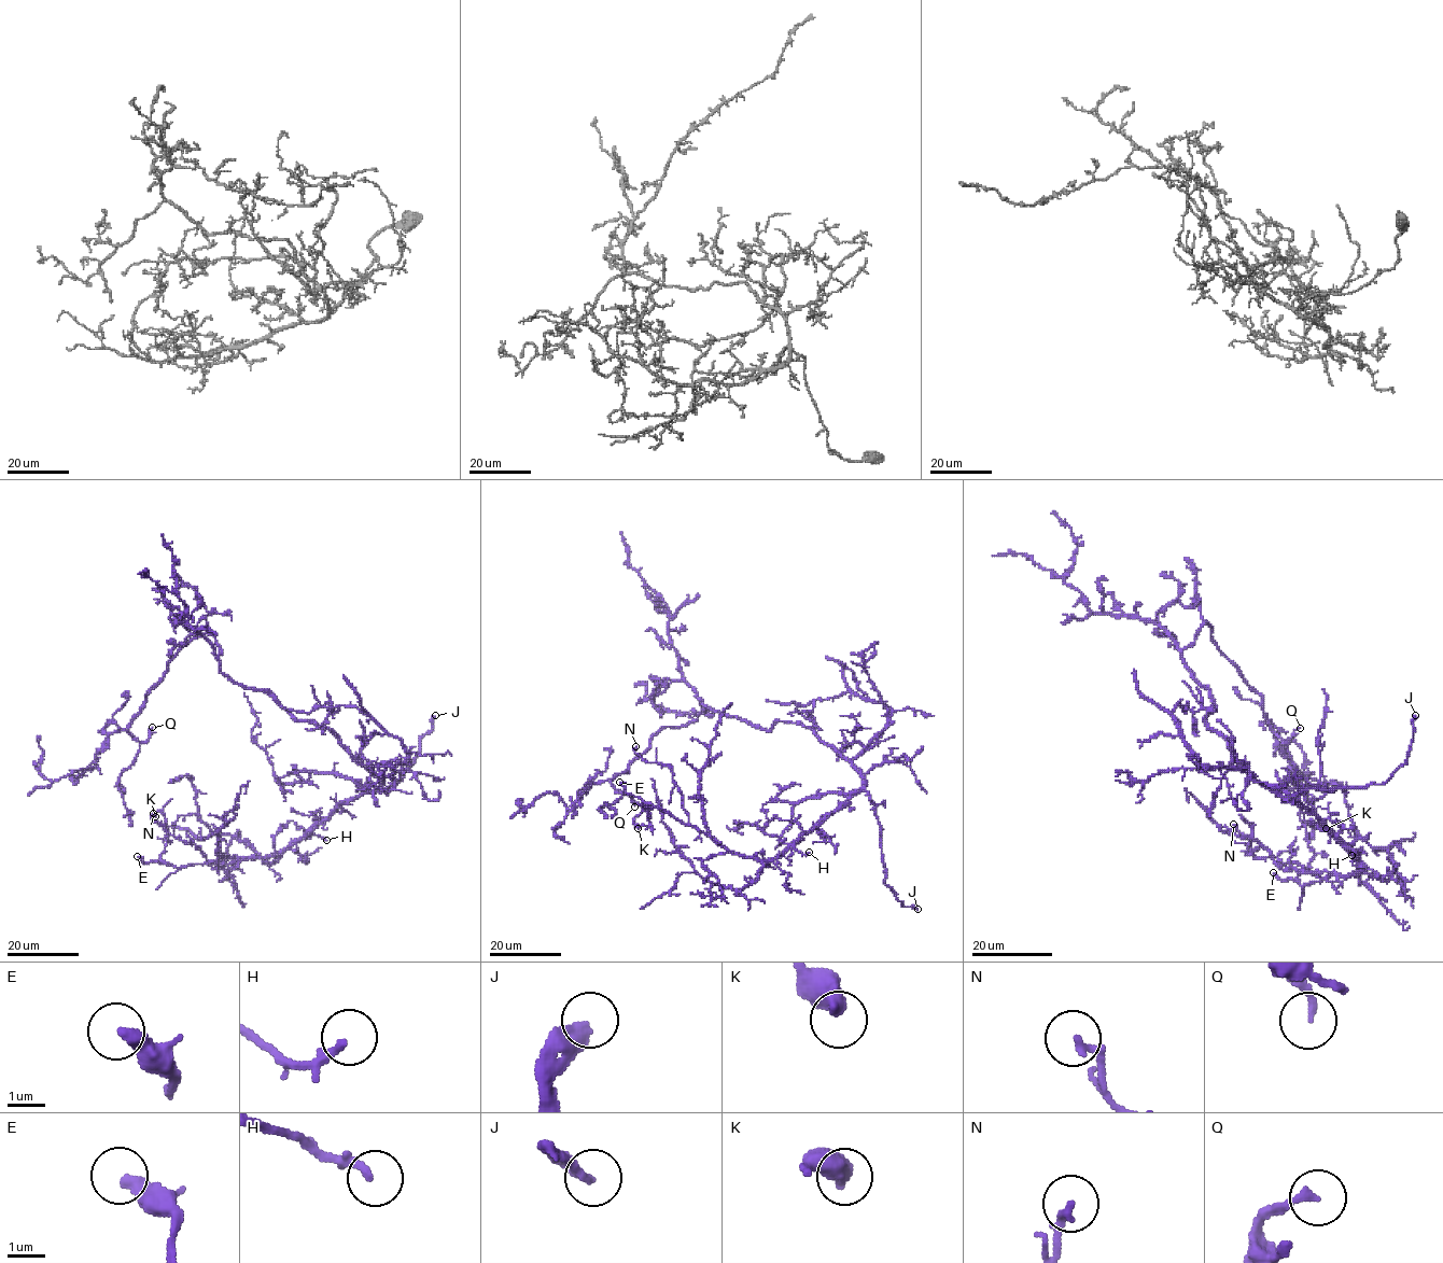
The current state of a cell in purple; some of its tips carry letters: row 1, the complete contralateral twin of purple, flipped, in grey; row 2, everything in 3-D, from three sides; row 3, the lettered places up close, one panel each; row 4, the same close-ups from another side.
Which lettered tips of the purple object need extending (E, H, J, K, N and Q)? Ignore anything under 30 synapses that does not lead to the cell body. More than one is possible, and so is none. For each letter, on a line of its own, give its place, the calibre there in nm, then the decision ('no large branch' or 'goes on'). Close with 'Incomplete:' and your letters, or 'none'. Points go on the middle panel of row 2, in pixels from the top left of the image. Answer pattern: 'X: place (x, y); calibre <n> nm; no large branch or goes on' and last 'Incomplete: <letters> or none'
E: place (619, 782); calibre 380 nm; goes on
H: place (809, 852); calibre 200 nm; goes on
J: place (918, 909); calibre 300 nm; goes on
K: place (638, 828); calibre 550 nm; no large branch
N: place (635, 746); calibre 180 nm; no large branch
Q: place (634, 807); calibre 190 nm; no large branch
Incomplete: E, H, J

